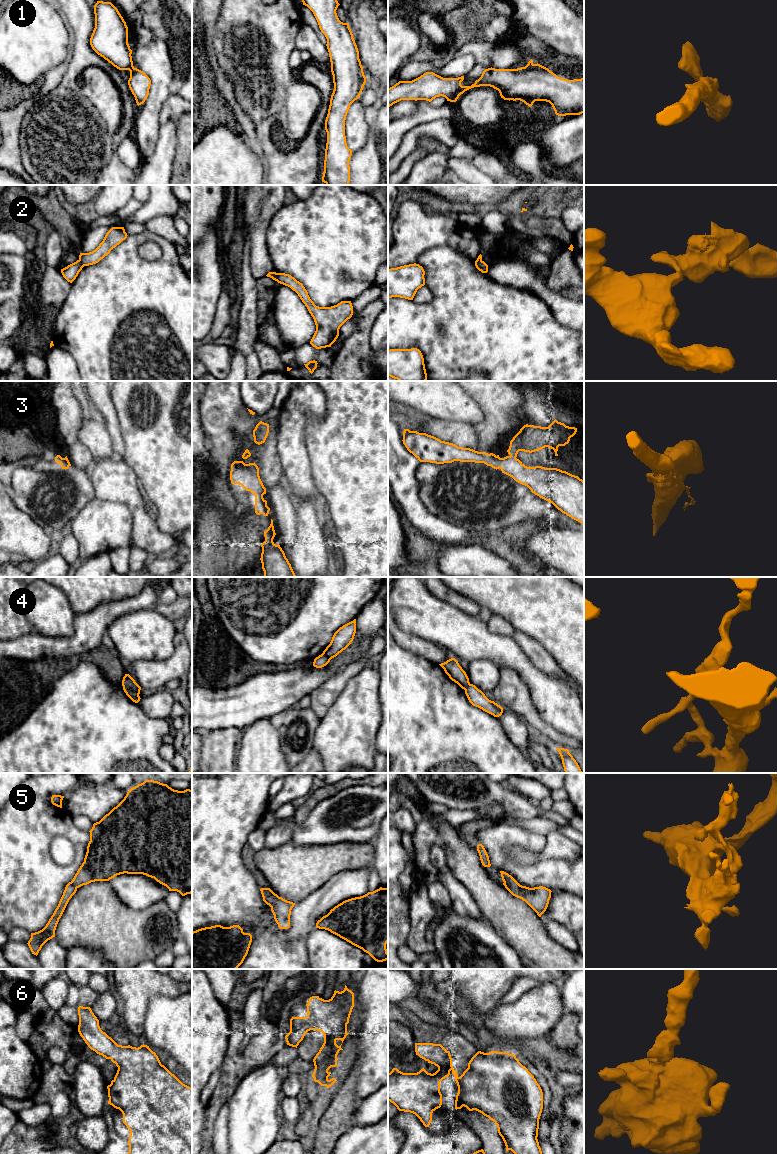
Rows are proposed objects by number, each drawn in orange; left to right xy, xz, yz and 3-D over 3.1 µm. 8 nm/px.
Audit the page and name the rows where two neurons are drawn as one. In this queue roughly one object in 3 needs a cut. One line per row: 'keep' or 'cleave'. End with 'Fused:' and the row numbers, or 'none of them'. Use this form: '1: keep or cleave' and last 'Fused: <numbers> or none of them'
1: keep
2: cleave
3: keep
4: cleave
5: keep
6: keep
Fused: 2, 4

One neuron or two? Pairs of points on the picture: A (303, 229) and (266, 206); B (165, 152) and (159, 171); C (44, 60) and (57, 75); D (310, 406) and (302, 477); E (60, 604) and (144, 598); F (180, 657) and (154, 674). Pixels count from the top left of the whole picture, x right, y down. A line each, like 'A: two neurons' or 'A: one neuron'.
A: two neurons
B: one neuron
C: two neurons
D: one neuron
E: two neurons
F: one neuron

